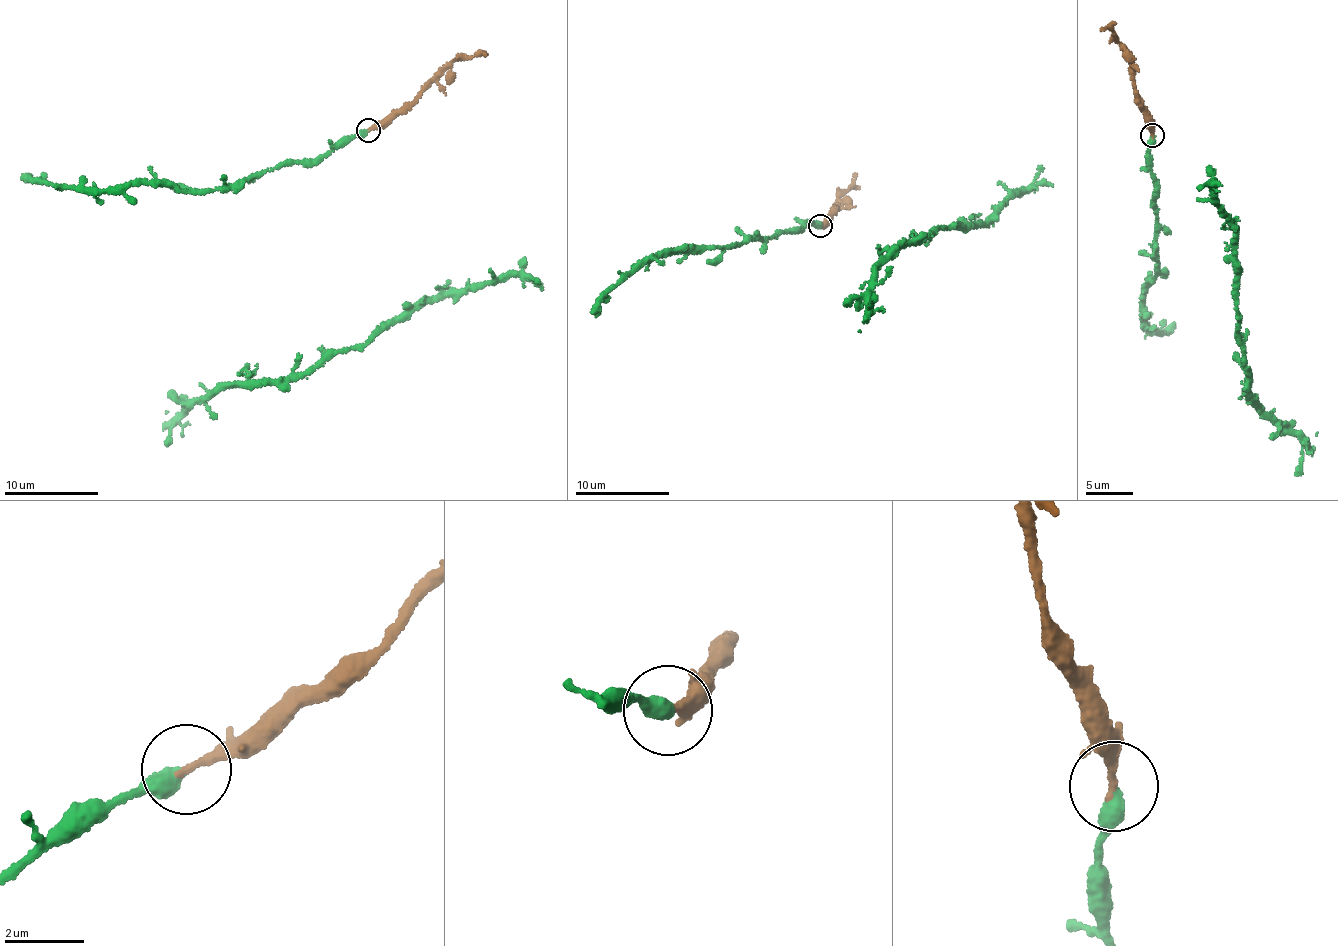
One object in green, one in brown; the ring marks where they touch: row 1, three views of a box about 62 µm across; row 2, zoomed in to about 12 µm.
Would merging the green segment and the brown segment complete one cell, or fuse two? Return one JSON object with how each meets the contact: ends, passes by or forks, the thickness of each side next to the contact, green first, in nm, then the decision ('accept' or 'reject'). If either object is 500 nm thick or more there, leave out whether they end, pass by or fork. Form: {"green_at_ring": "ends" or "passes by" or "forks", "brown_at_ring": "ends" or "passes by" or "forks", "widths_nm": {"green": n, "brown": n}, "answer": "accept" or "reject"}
{"green_at_ring": "ends", "brown_at_ring": "ends", "widths_nm": {"green": 420, "brown": 240}, "answer": "accept"}

